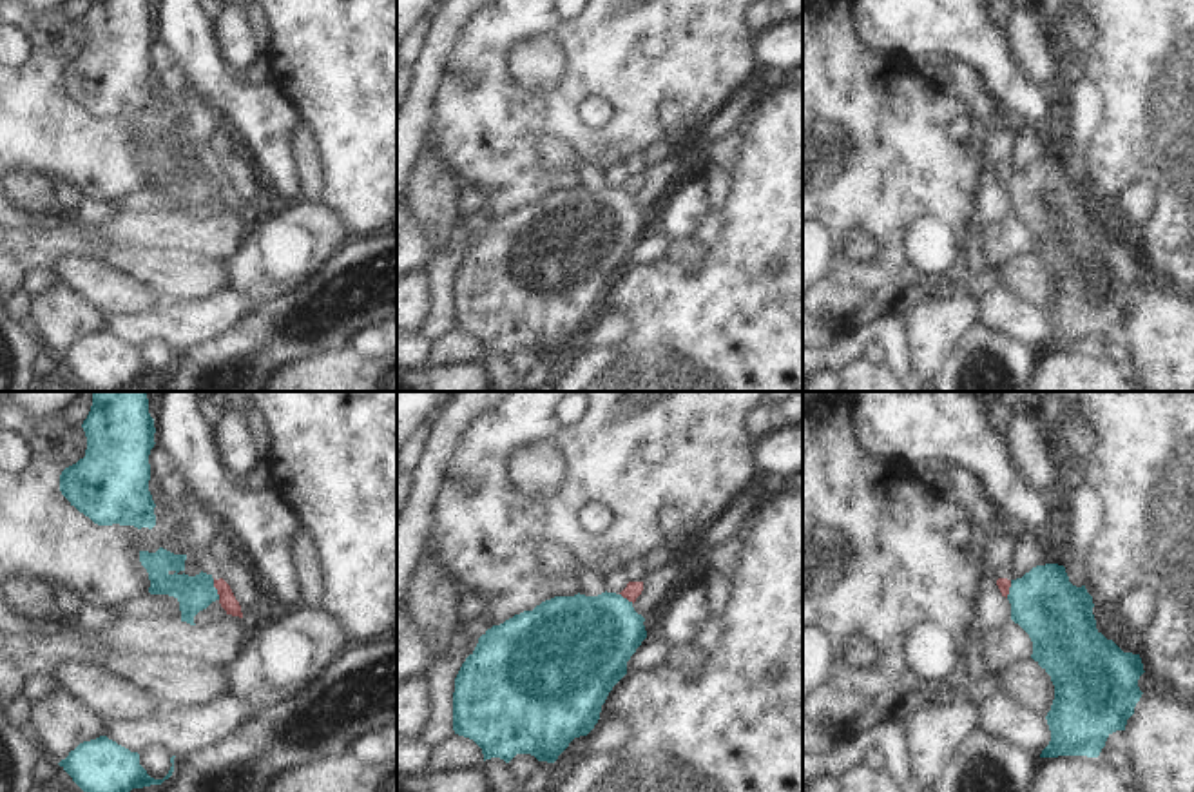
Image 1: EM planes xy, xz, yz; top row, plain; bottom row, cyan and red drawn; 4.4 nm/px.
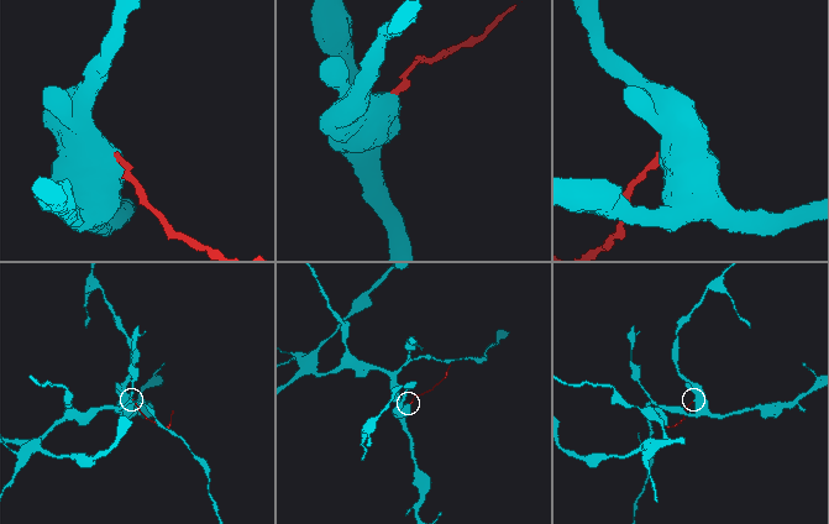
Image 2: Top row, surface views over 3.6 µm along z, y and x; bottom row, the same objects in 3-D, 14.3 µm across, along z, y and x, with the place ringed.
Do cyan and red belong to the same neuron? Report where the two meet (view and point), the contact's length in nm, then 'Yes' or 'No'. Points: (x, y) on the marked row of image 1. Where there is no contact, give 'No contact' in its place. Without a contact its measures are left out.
Touches cyan at xy (216, 589). Shared border 100 nm. No

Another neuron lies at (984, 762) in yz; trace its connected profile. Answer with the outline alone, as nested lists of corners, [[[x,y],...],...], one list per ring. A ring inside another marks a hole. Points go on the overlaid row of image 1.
[[[977,727],[957,749],[935,792],[1029,792],[1040,756]]]

